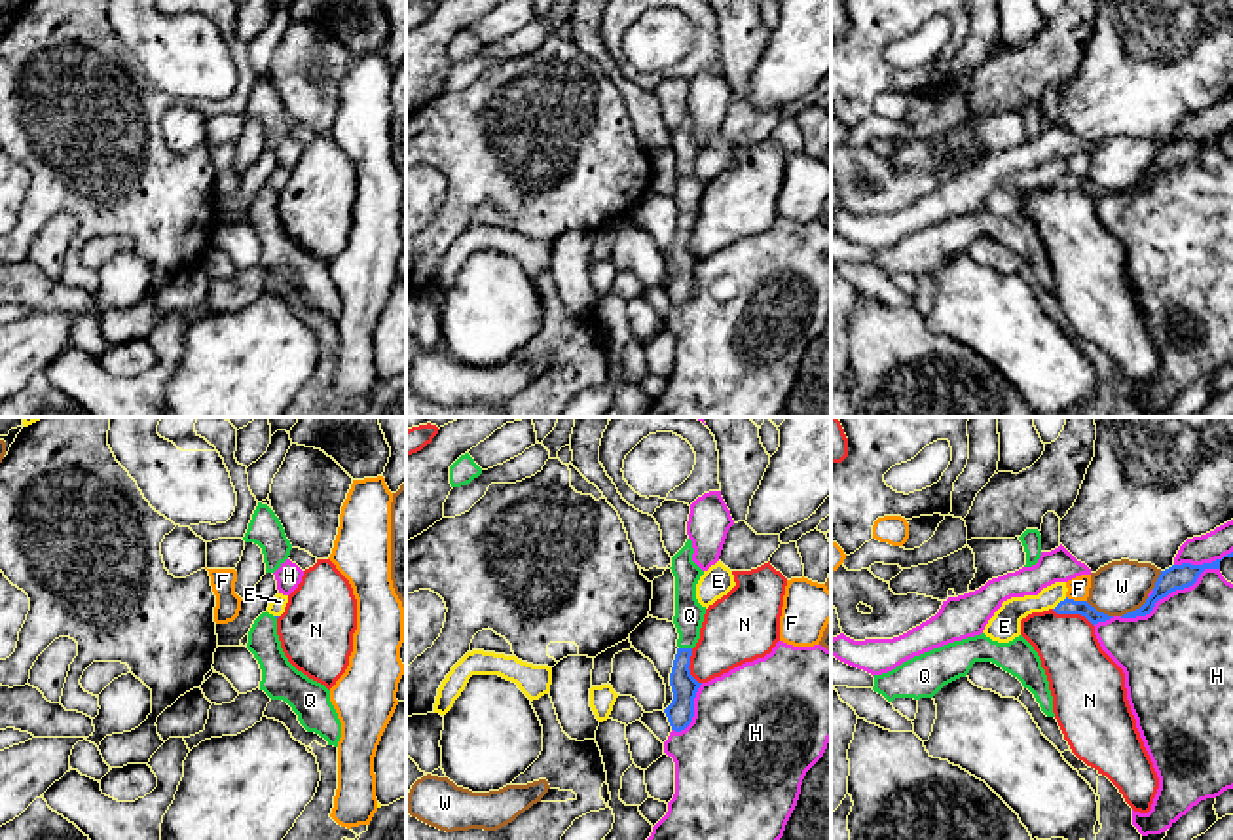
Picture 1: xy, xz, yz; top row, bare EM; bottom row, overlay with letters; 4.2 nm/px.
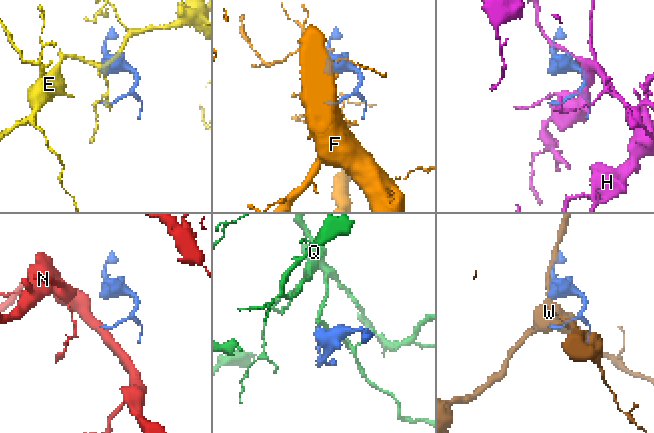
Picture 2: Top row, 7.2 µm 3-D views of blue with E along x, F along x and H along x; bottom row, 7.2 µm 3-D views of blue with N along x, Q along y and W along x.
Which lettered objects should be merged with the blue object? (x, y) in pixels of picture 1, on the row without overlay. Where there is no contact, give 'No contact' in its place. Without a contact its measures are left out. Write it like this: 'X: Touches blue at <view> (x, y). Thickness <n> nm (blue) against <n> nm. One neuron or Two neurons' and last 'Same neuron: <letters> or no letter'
E: Touches blue at yz (1059, 179). Thickness 60 nm (blue) against 130 nm. Two neurons
F: Touches blue at yz (1076, 177). Thickness 60 nm (blue) against 100 nm. Two neurons
H: Touches blue at yz (1169, 167). Thickness 110 nm (blue) against 420 nm. Two neurons
N: Touches blue at yz (1072, 188). Thickness 60 nm (blue) against 280 nm. Two neurons
Q: Touches blue at xz (685, 224). Thickness 110 nm (blue) against 130 nm. One neuron
W: Touches blue at yz (1137, 184). Thickness 110 nm (blue) against 220 nm. Two neurons
Same neuron: Q

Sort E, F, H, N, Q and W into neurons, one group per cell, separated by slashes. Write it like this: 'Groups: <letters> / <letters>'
Groups: E / F / H / N / Q / W

